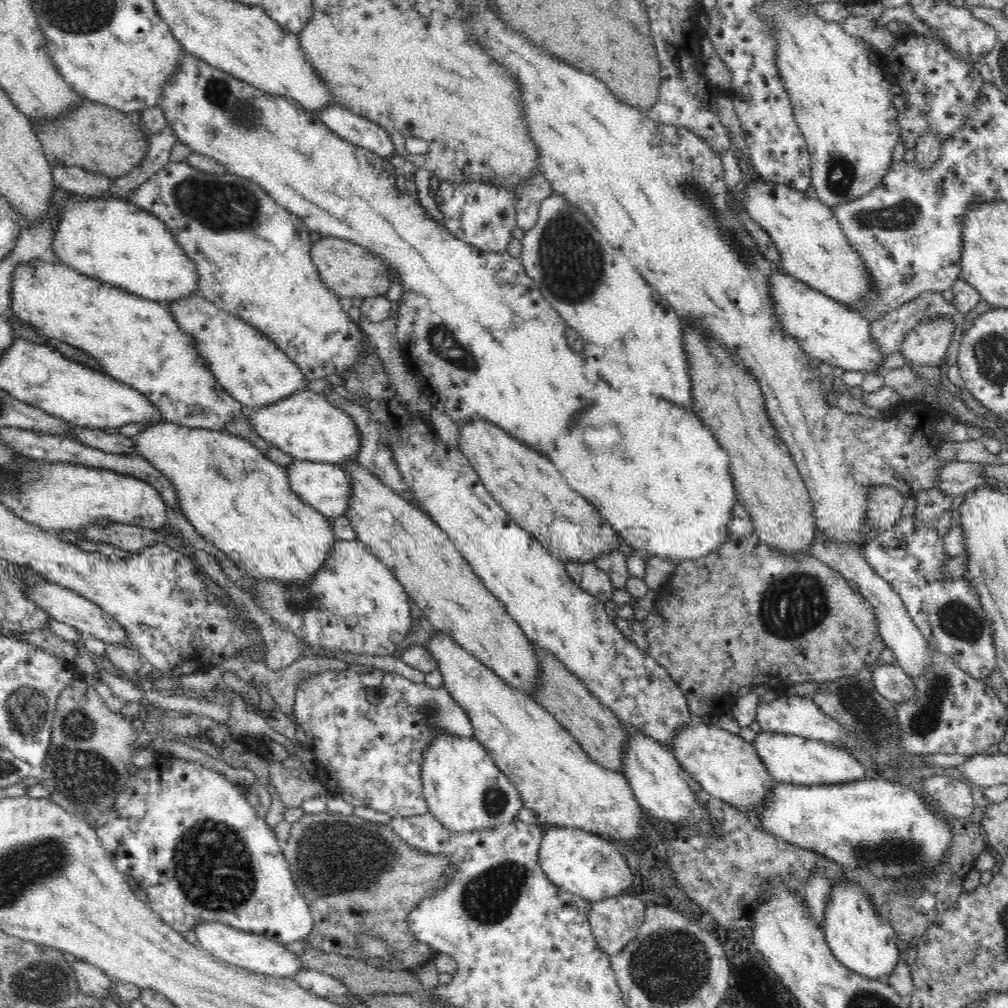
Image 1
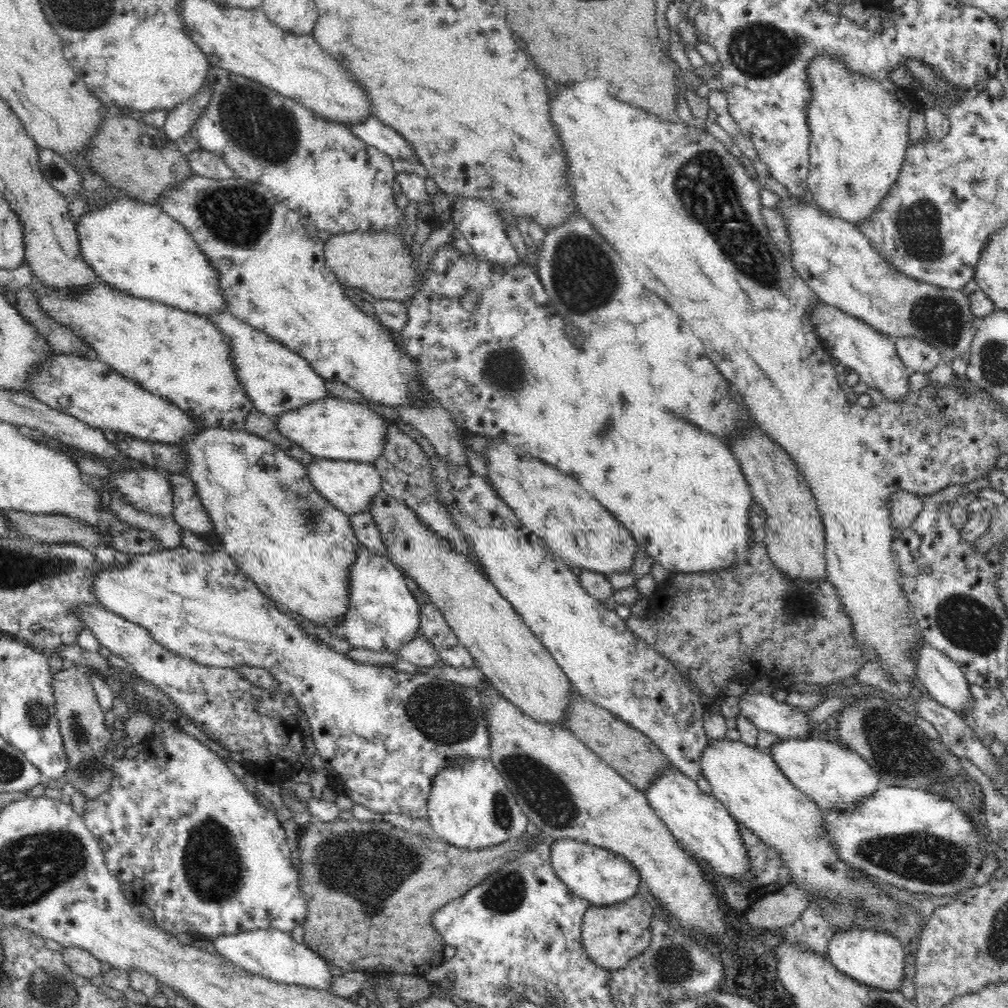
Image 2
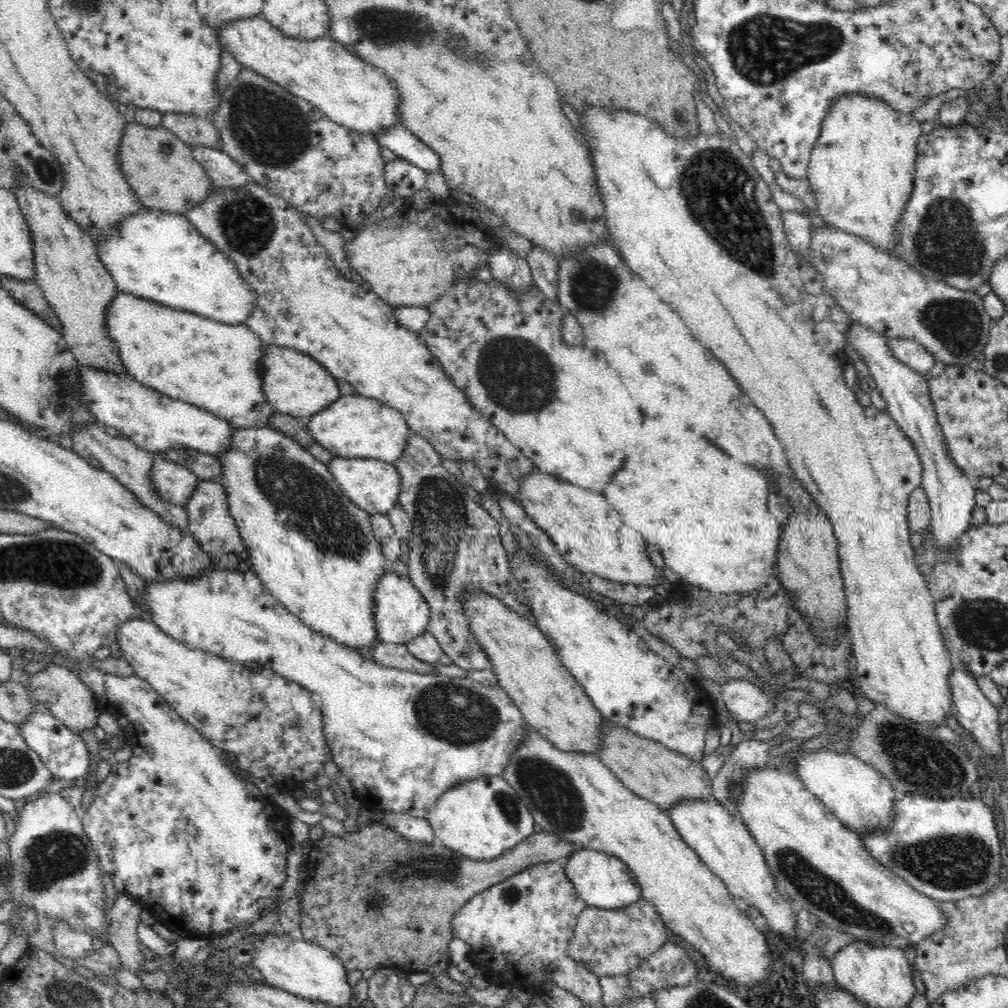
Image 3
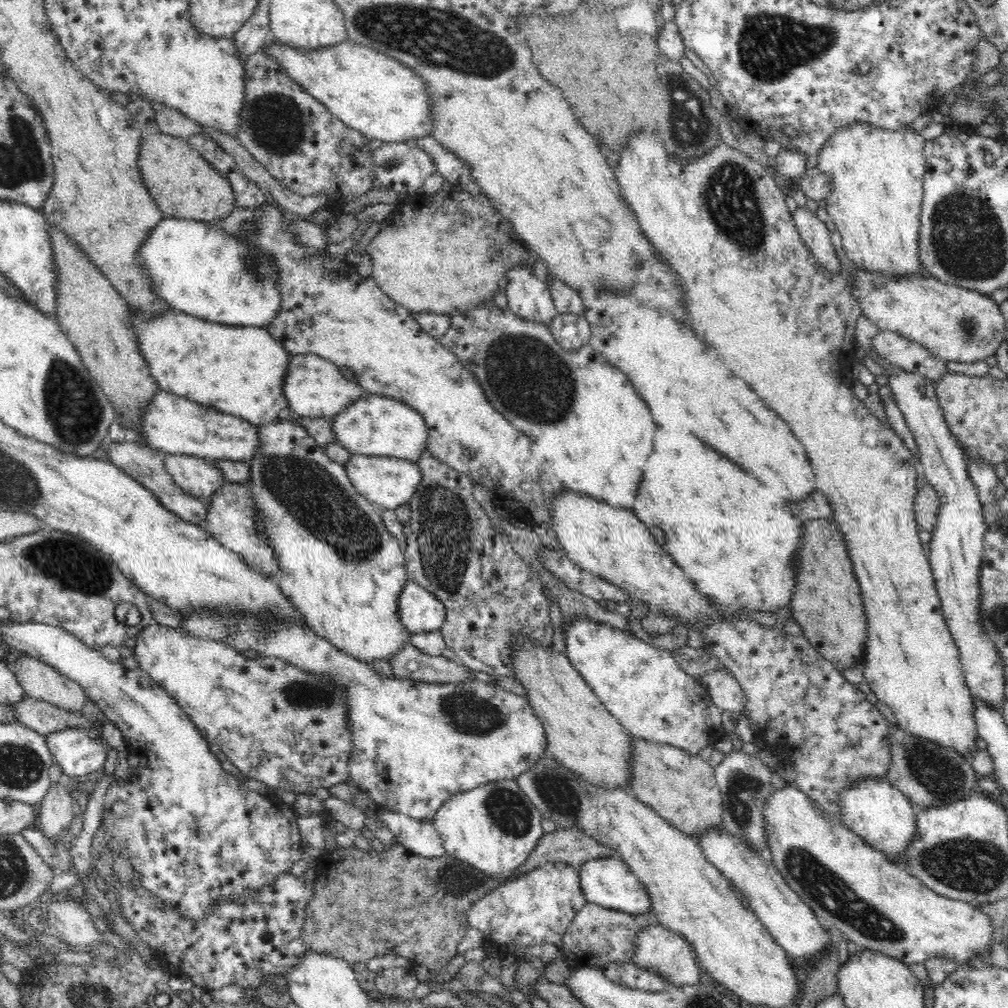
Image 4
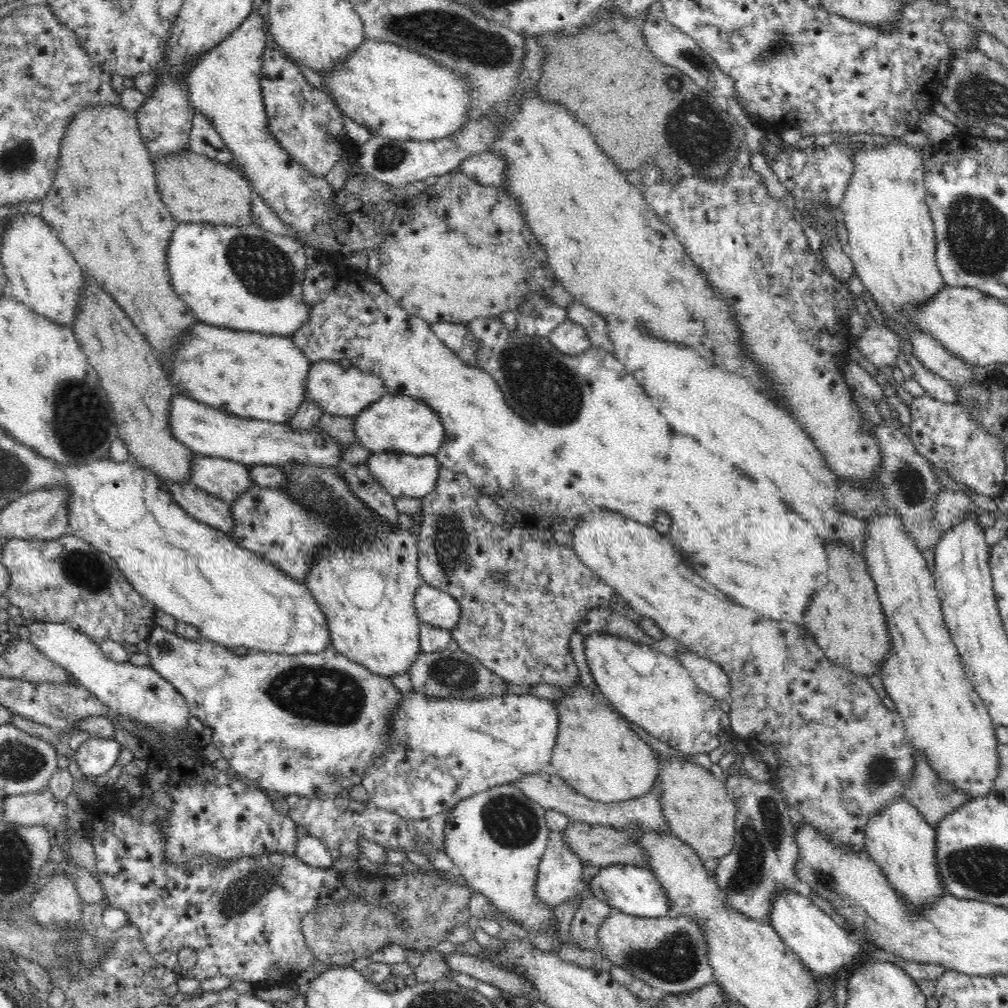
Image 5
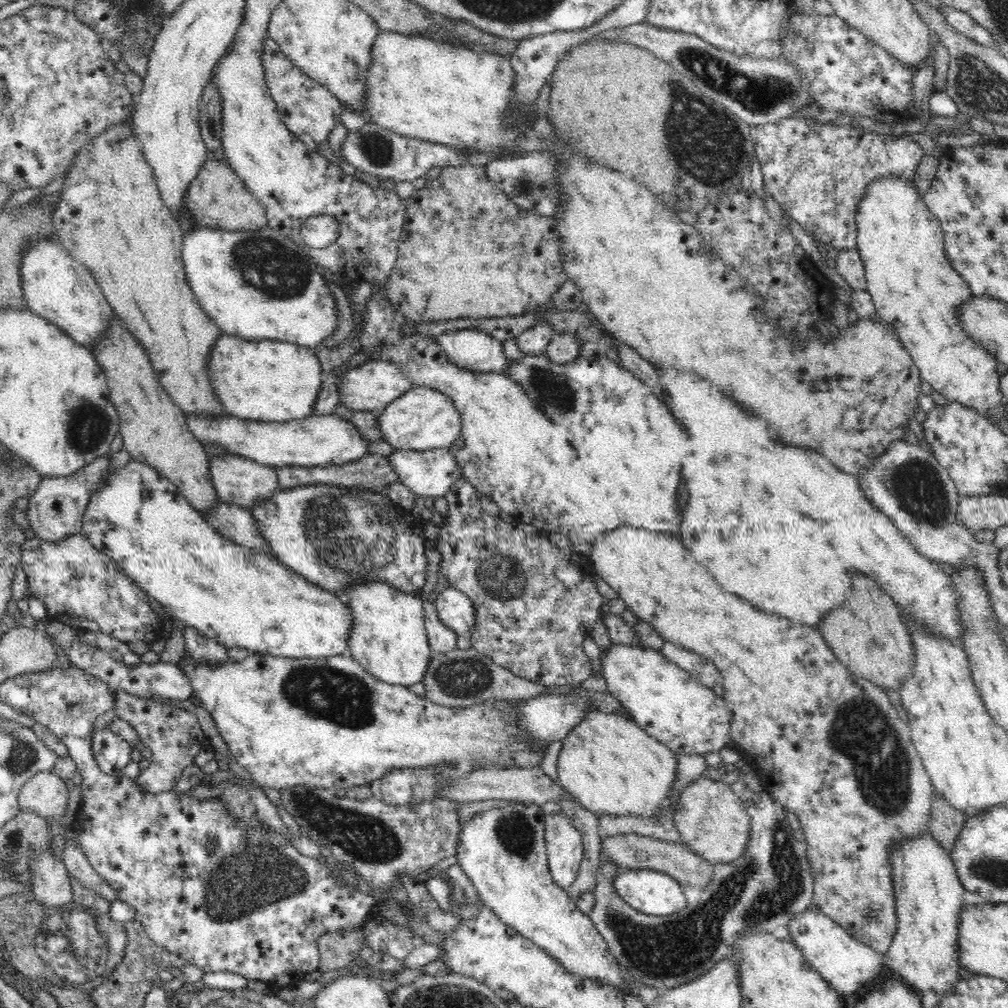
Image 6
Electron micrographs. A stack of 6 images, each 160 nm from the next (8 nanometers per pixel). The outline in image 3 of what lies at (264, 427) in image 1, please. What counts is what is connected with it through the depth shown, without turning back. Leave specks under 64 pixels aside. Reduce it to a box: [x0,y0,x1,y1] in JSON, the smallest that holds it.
[305,395,411,464]

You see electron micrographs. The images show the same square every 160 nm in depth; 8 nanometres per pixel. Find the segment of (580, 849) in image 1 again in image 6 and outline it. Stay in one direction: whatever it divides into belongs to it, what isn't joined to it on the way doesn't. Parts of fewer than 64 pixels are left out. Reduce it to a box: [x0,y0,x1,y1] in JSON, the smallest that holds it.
[613,869,687,916]

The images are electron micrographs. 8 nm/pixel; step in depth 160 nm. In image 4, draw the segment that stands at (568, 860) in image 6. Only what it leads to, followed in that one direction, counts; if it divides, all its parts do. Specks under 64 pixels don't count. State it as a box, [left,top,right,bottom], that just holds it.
[467,862,587,962]

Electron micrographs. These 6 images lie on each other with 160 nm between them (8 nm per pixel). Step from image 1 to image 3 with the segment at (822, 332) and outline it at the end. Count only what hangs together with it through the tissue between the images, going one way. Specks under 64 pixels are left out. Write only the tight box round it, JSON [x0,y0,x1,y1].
[847,323,976,549]

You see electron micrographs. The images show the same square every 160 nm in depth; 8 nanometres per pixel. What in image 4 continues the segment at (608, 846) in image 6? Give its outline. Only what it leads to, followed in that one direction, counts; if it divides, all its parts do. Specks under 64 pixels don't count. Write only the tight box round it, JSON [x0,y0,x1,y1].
[509,827,617,879]

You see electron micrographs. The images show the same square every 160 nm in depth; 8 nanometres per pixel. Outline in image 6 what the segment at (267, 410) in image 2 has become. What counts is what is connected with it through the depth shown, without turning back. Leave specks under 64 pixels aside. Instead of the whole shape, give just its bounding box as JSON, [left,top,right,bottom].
[338,359,414,414]

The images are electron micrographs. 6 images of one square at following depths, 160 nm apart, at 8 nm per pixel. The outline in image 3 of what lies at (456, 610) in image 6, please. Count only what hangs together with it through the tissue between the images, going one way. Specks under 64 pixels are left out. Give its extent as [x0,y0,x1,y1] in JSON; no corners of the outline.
[372,569,431,644]

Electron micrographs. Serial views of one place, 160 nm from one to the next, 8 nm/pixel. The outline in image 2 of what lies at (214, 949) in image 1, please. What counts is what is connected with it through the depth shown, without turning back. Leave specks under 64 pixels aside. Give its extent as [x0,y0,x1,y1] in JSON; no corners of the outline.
[210,929,332,991]

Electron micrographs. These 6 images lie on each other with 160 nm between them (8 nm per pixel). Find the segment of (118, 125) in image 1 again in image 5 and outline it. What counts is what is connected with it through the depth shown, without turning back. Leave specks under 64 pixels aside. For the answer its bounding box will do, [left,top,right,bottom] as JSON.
[153,150,251,228]

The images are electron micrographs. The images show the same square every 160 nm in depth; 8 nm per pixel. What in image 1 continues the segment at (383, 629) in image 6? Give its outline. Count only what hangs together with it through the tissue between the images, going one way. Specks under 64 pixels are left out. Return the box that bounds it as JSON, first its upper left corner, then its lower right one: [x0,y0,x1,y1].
[133,421,337,585]

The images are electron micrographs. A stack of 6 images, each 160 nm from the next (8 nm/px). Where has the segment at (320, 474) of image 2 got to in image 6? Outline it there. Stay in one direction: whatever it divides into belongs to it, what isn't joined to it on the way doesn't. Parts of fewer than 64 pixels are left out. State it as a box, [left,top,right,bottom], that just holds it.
[388,448,462,497]

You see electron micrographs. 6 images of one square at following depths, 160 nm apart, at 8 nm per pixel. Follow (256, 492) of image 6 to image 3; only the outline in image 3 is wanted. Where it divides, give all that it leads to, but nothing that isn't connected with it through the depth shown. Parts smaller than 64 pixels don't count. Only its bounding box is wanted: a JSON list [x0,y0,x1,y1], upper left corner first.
[152,458,200,506]

